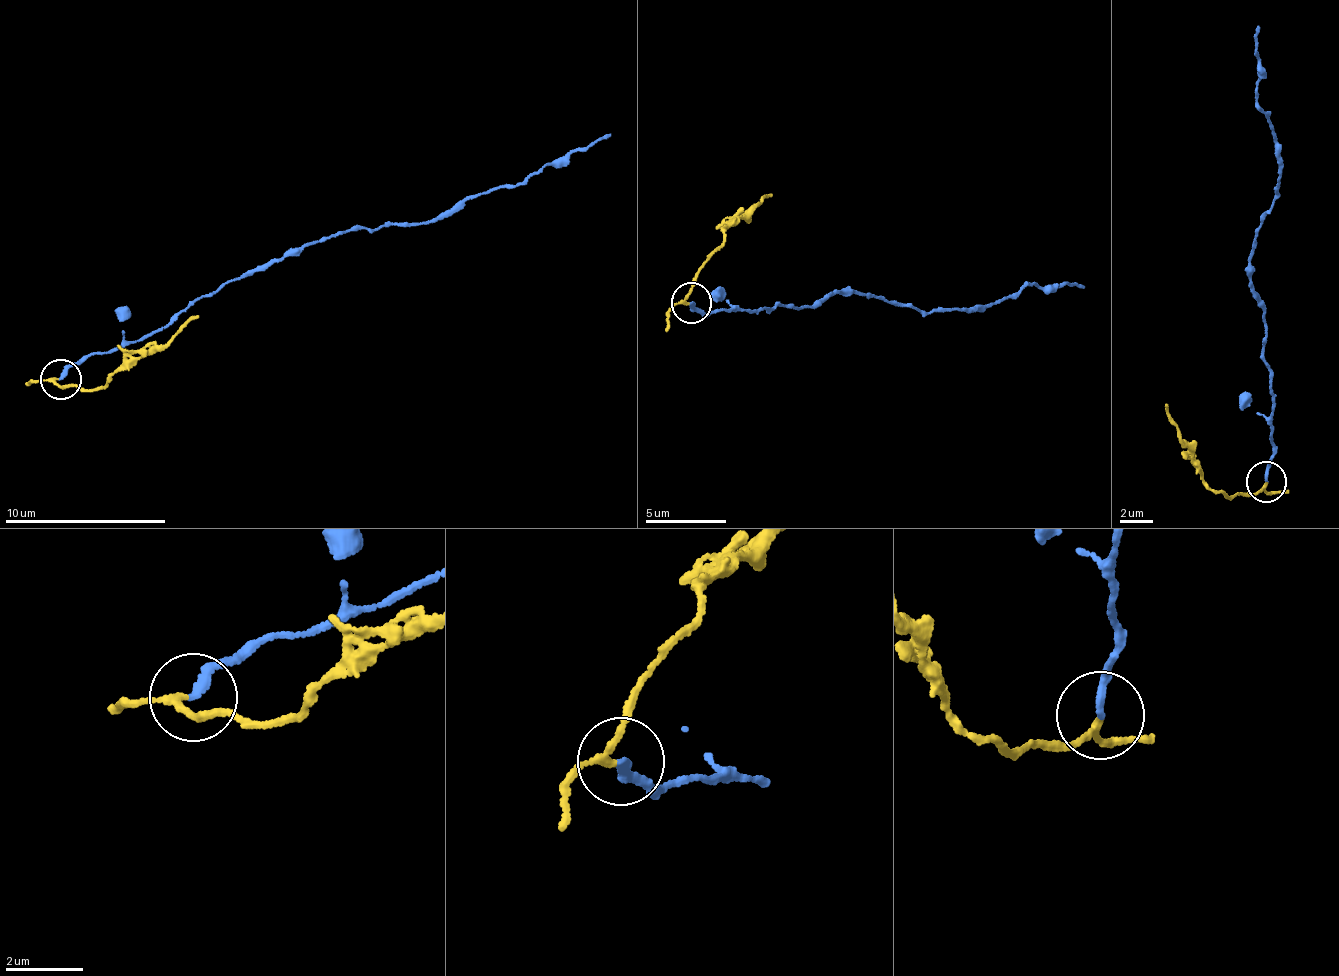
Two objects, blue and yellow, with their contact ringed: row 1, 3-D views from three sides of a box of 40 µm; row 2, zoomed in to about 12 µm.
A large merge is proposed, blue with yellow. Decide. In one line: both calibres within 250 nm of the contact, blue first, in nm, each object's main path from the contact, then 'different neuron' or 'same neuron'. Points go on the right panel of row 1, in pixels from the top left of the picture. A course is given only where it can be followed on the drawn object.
200/150 nm | blue via (1266, 482), (1276, 403), (1263, 351), (1267, 331), (1250, 270), (1283, 159), (1256, 98), (1259, 26) | yellow via (1264, 483), (1255, 491), (1228, 498), (1209, 490), (1164, 403) | different neuron

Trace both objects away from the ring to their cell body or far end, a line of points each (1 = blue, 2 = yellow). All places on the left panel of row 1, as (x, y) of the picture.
1: (62, 380), (291, 251), (452, 215), (611, 135)
2: (58, 379), (57, 383), (88, 391), (108, 384), (198, 314)

